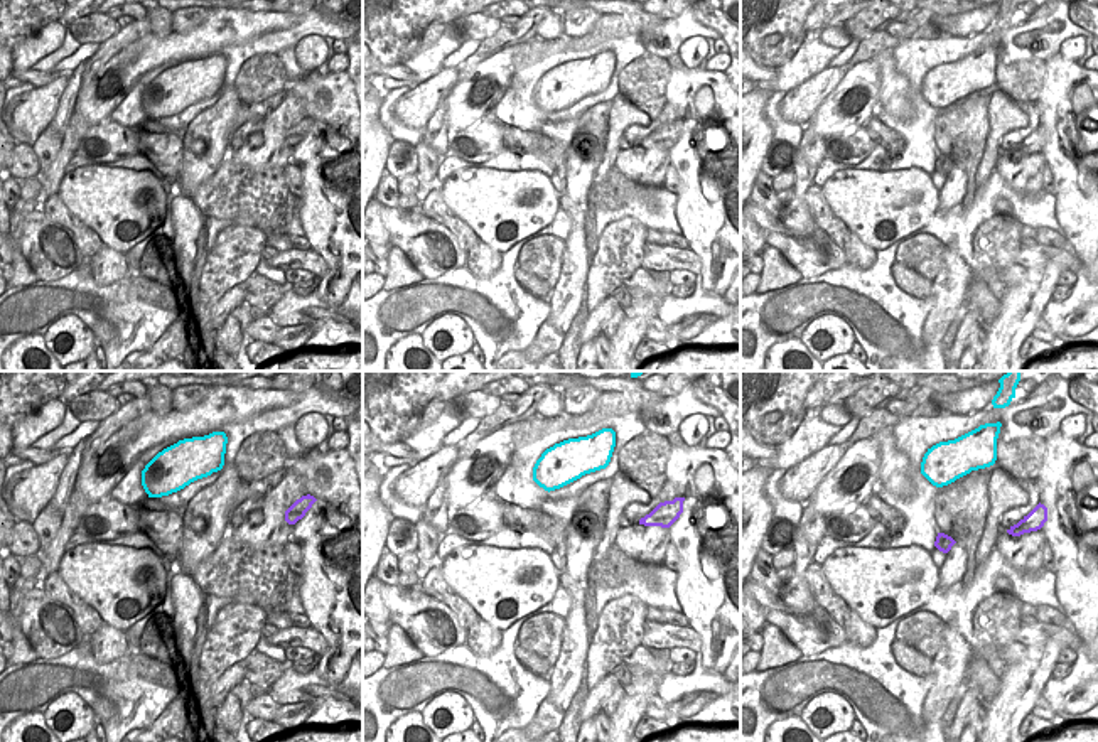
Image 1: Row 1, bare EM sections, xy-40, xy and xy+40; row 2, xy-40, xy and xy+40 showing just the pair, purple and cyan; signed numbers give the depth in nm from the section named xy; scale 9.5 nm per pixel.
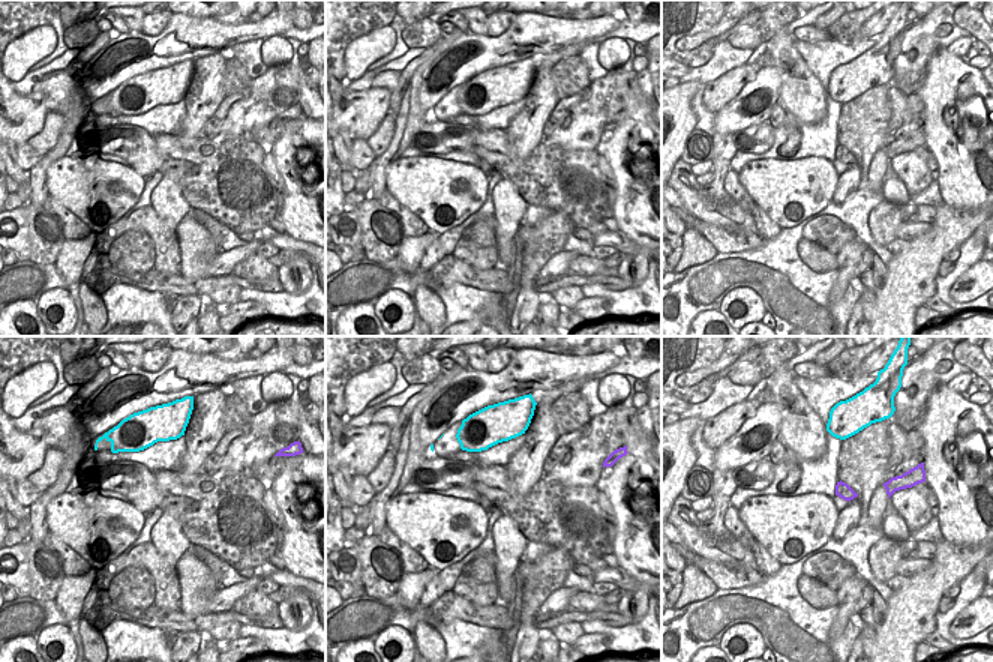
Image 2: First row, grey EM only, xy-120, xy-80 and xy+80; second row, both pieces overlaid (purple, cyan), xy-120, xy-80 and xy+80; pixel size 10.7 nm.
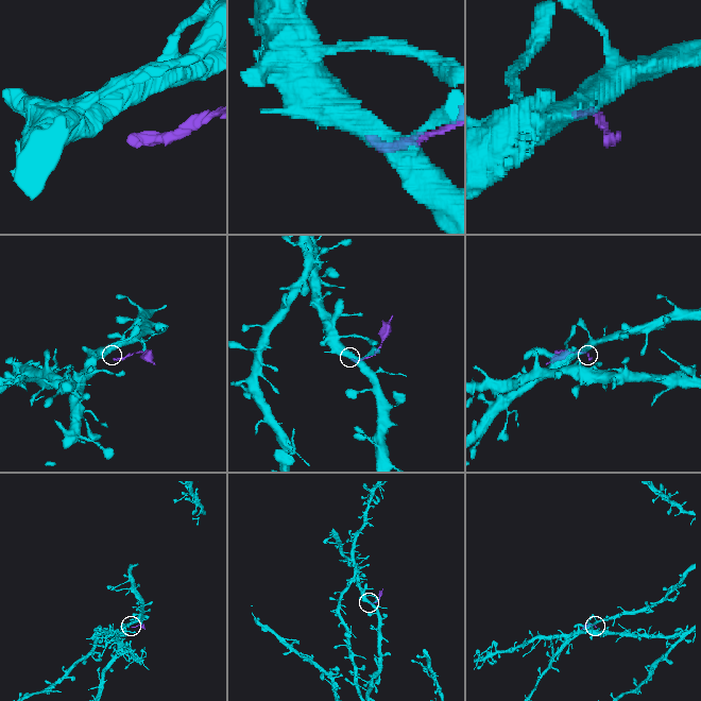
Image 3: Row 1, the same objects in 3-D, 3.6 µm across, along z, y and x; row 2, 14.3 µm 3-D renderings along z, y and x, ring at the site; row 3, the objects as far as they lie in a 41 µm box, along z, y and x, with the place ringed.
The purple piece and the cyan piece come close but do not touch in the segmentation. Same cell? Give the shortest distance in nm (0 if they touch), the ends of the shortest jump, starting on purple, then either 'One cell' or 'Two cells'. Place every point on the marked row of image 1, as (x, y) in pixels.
Distance 440 nm. Across: xy+40 (938, 533), (938, 486). Two cells.

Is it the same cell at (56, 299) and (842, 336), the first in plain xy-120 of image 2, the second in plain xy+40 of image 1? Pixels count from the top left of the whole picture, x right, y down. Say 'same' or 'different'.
same

